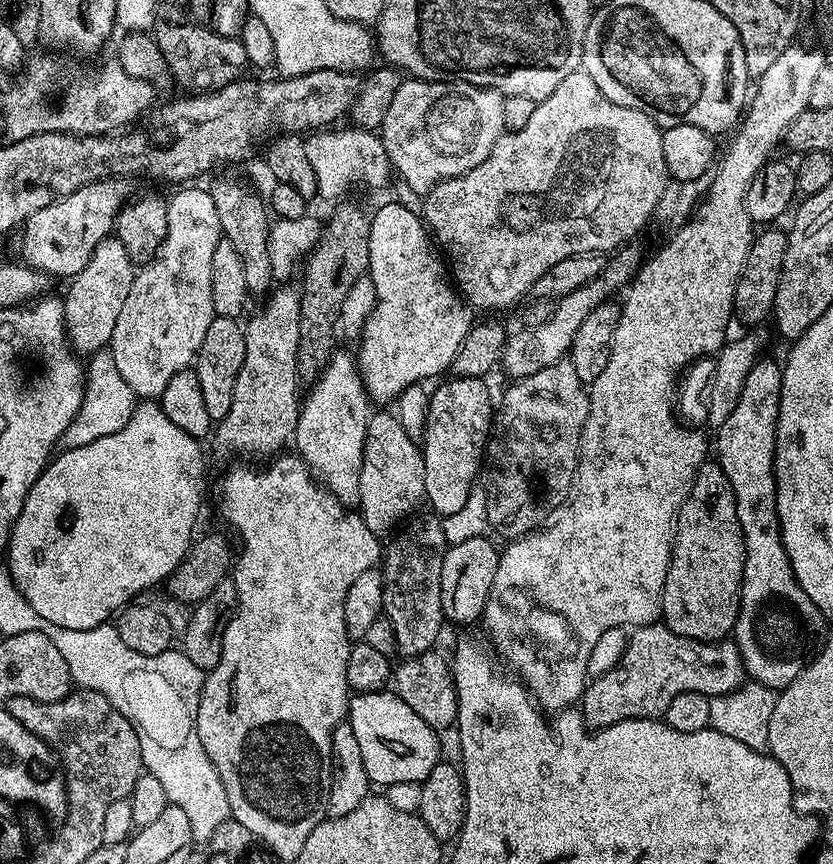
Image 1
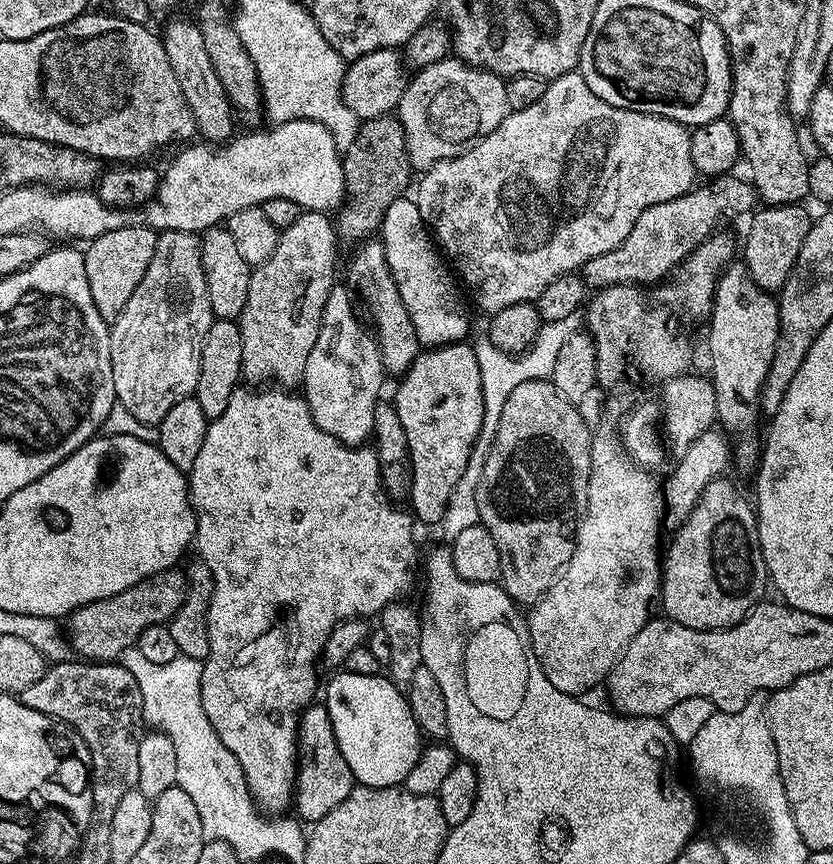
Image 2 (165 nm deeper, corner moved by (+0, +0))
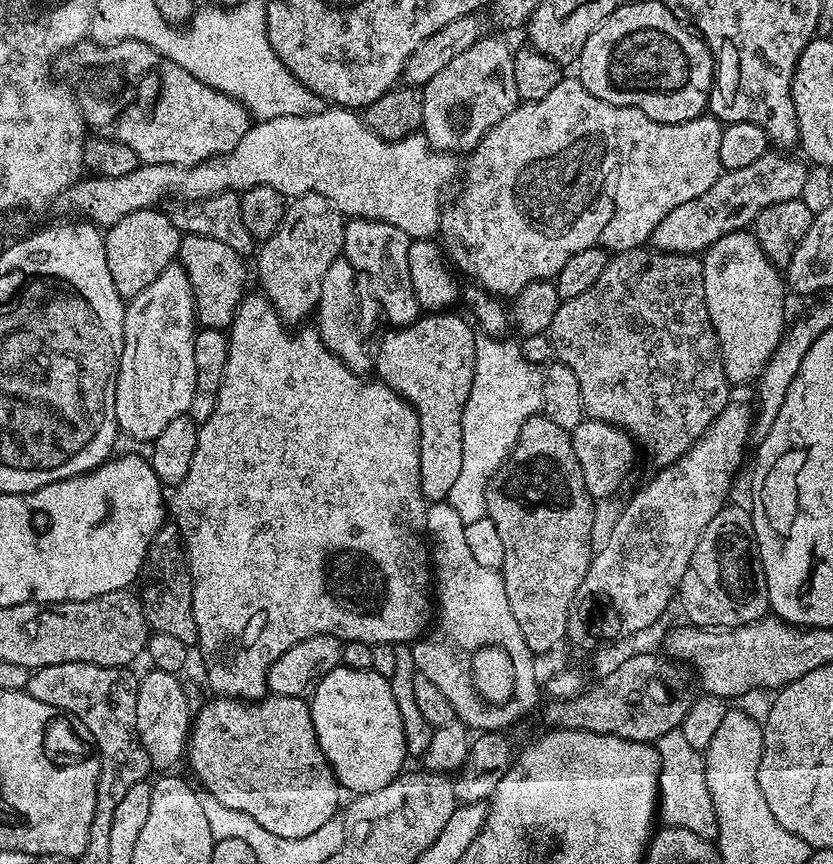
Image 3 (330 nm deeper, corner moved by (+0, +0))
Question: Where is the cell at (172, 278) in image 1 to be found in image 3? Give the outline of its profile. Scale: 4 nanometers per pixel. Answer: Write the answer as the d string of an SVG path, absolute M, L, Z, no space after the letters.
M178 262L166 266L166 270L162 270L162 274L158 274L158 278L154 278L154 282L150 282L150 286L146 286L146 290L142 290L142 294L133 296L127 301L124 310L124 345L122 346L122 358L120 359L118 382L116 383L116 401L114 402L116 426L123 435L133 436L139 440L156 440L158 434L162 434L162 430L166 430L166 425L169 422L174 422L174 418L187 413L190 406L190 398L194 398L194 382L196 381L196 371L194 370L194 338L197 331L196 303L194 302L194 294L190 286L190 278L186 278L186 270Z

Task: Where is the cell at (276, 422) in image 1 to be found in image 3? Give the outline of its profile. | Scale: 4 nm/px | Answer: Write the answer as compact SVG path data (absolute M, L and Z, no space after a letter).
M308 192L304 196L295 197L285 207L278 230L274 230L271 238L259 245L260 257L256 260L254 276L255 279L256 276L260 279L259 291L274 306L274 310L285 324L299 325L307 321L304 320L307 316L309 319L315 313L322 294L322 278L330 267L330 262L334 262L343 253L345 223L346 217L338 211L332 201L327 200L325 196L319 196L316 192Z

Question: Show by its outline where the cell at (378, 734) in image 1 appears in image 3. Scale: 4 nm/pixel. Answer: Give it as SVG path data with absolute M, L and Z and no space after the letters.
M343 666L330 670L330 674L326 674L326 678L322 678L322 682L318 682L316 691L310 697L312 706L312 717L314 718L314 734L318 734L318 746L322 746L322 754L326 754L326 758L330 762L330 766L334 770L337 782L340 783L341 789L352 791L352 794L362 792L373 792L374 790L382 790L382 786L386 786L390 782L394 782L394 778L405 771L406 764L406 742L402 734L402 718L398 714L398 702L394 702L394 694L392 693L392 681L382 678L382 674L371 670L350 670Z

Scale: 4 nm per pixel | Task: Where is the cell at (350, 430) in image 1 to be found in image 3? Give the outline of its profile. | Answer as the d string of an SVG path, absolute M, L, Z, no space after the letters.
M337 258L330 262L326 274L322 278L322 294L314 313L314 327L320 333L322 342L352 372L367 373L373 367L374 356L364 345L364 336L356 325L356 279L358 273L350 262Z

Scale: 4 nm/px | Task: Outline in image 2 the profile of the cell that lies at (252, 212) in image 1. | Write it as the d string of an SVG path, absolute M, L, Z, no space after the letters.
M180 16L165 26L162 39L166 59L170 61L170 70L174 70L174 78L186 98L186 106L190 106L190 114L194 114L199 139L213 146L227 144L237 131L237 121L234 119L234 109L228 101L226 90L222 90L222 78L218 78L214 65L210 63L210 54L202 39L202 30L198 30L195 19L188 17L187 20L186 17Z

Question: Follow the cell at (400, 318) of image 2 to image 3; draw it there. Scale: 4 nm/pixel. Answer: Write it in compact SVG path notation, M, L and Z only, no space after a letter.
M352 218L344 226L343 259L356 268L357 273L368 275L372 283L372 296L380 303L389 325L405 328L422 315L418 298L414 294L414 282L410 280L410 246L412 240L398 226L381 220Z

